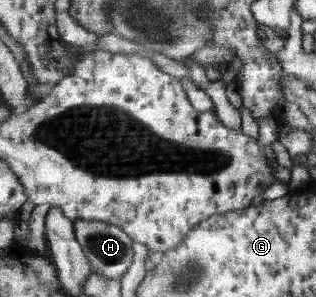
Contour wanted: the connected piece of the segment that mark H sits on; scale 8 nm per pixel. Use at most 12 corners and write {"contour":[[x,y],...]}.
{"contour":[[80,219],[75,232],[94,270],[123,277],[133,237],[106,221]]}

